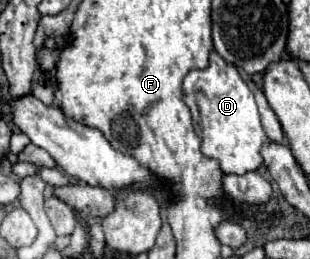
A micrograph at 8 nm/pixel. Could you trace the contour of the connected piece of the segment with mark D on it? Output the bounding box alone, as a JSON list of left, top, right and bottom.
[184,51,268,175]

